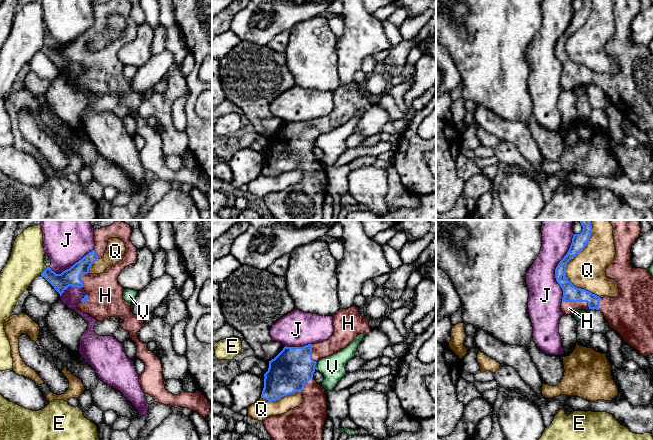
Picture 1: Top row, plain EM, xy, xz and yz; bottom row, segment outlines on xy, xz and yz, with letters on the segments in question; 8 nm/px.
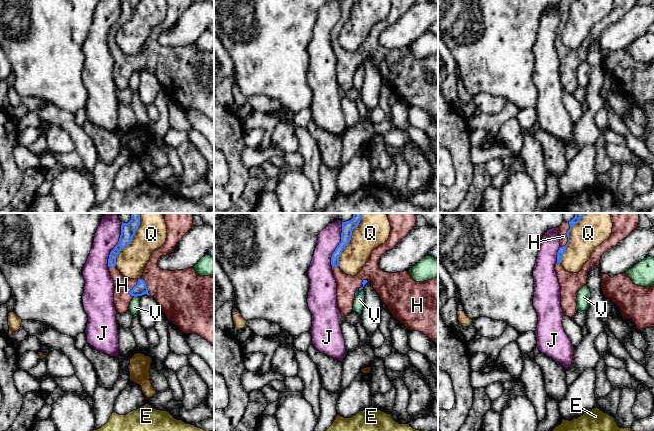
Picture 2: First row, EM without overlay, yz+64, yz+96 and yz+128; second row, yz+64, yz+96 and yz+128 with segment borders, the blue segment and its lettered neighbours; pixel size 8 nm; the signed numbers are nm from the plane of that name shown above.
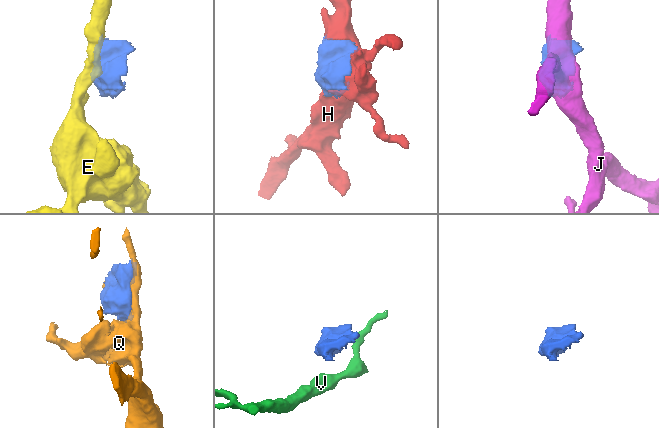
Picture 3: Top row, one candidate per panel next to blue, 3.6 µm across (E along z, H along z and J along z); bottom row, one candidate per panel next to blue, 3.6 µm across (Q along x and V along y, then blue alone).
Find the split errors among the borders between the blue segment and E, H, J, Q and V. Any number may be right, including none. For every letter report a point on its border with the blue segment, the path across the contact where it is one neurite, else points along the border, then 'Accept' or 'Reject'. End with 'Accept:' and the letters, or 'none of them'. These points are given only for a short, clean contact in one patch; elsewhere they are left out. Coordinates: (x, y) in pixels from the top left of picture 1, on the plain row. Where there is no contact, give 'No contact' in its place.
E: Touches blue at xy (43, 47). Boundary: xy (47, 43), (40, 50). Reject
H: Touches blue at yz (577, 77). Accept
J: Touches blue at yz (556, 44). Reject
Q: Touches blue at yz (565, 43). Reject
V: Touches blue at xz (315, 141). Boundary: xz (317, 138), (314, 145). Reject
Accept: H

